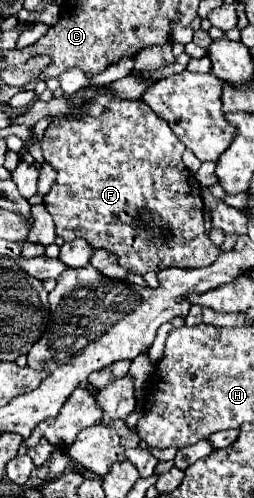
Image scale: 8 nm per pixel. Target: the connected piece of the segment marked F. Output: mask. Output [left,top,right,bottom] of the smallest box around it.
[41,101,221,275]

